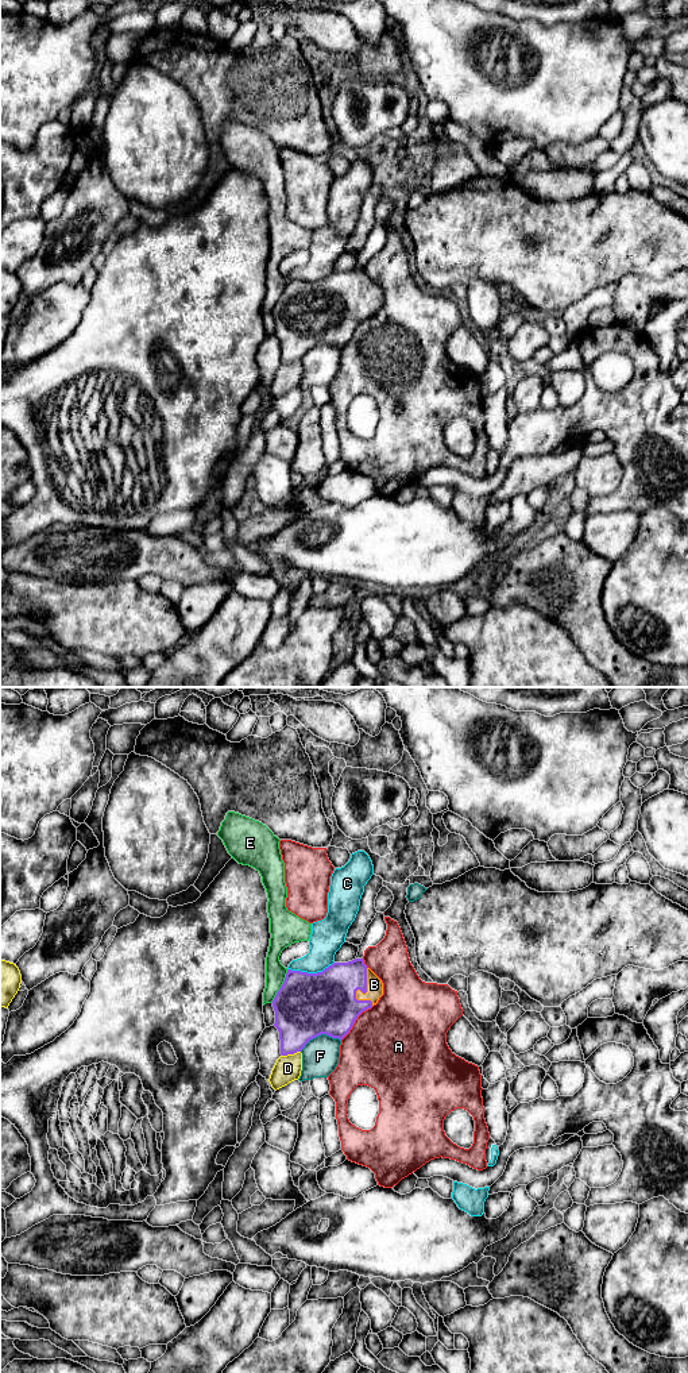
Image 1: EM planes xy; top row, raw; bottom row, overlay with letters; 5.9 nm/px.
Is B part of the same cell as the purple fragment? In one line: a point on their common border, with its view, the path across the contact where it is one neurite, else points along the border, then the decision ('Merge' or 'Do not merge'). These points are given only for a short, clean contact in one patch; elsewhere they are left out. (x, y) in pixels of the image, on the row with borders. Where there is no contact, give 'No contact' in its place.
Touches purple at xy (360, 990). Path across: xy (325, 1002), (344, 990), (360, 990), (374, 984). Merge

